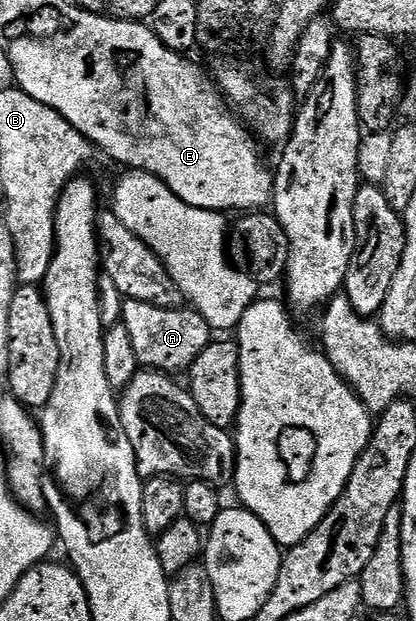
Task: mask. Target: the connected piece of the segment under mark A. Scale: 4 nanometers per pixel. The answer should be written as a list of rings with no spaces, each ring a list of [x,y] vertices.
[[[134,302],[128,308],[127,319],[129,317],[129,321],[127,321],[127,327],[133,334],[137,352],[140,355],[140,362],[146,368],[156,369],[166,373],[178,373],[177,371],[181,370],[181,372],[184,372],[193,366],[193,362],[197,360],[199,353],[203,353],[203,349],[209,346],[211,342],[211,328],[208,321],[196,309],[185,310],[176,307],[150,306],[148,303],[143,302]]]

